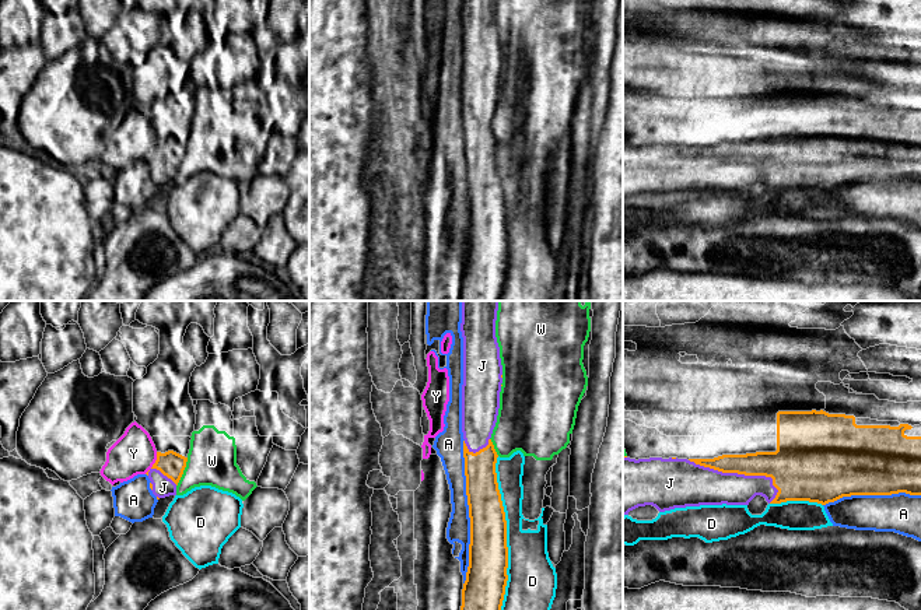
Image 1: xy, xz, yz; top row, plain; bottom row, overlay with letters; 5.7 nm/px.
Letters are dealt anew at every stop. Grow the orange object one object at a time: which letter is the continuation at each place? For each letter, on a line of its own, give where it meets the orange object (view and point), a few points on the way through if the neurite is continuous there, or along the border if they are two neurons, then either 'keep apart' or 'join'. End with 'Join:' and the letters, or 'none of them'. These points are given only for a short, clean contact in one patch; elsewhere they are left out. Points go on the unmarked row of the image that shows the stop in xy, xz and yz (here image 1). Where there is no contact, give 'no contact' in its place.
A: xz (469, 199) | keep apart
D: xz (505, 221) | keep apart
J: yz (736, 158) | join
W: xy (182, 158) | keep apart
Y: xy (154, 150) | along xy (157, 139), (156, 149), (144, 160) | keep apart
Join: J

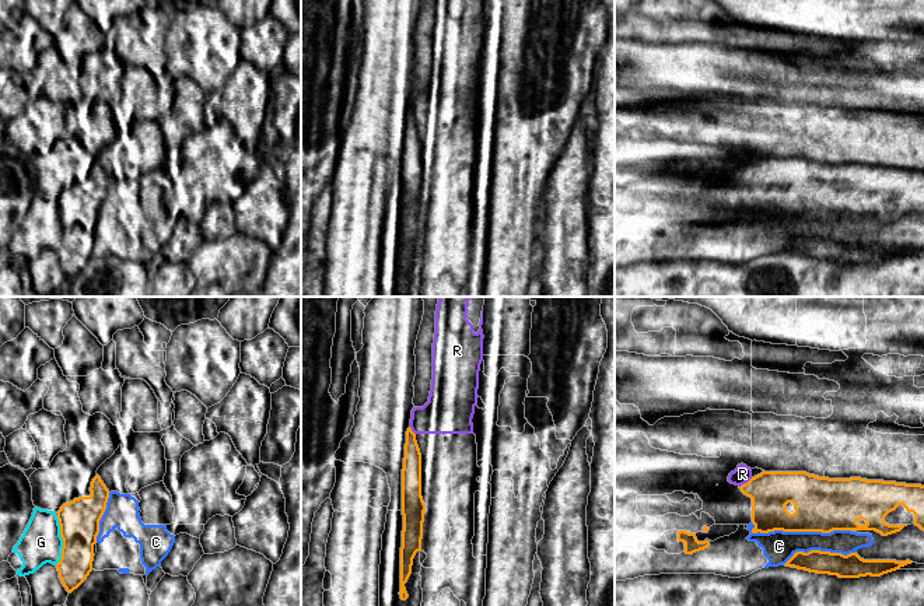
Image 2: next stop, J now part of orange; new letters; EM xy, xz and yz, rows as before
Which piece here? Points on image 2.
C: yz (797, 217) | keep apart
G: xy (63, 227) | keep apart
R: yz (745, 170) | along yz (752, 164), (739, 174) | keep apart
Join: none of them

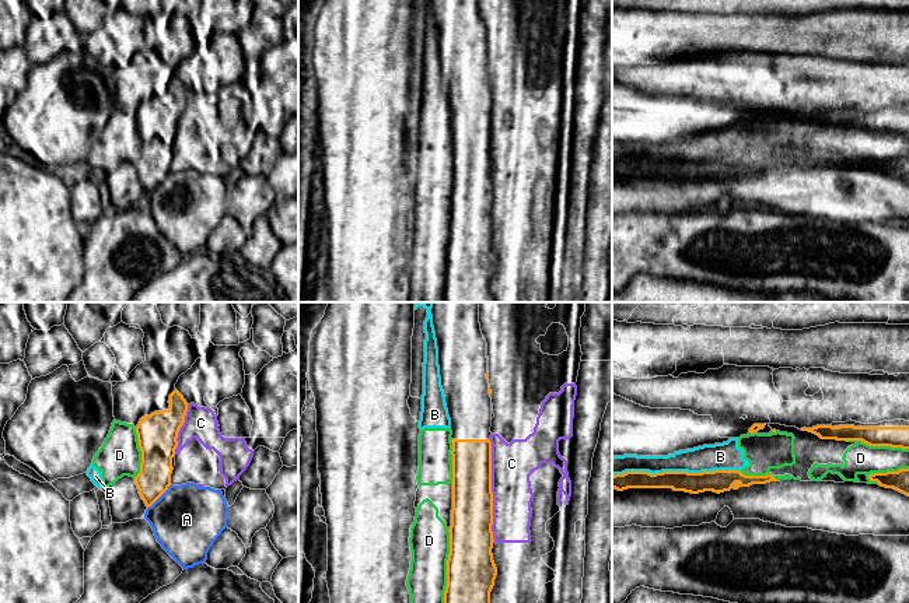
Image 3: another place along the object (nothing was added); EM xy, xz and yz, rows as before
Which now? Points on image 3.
A: xy (158, 183) | keep apart
B: yz (675, 158) | keep apart
C: xz (490, 175) | keep apart
D: xz (447, 260) | keep apart
Join: none of them

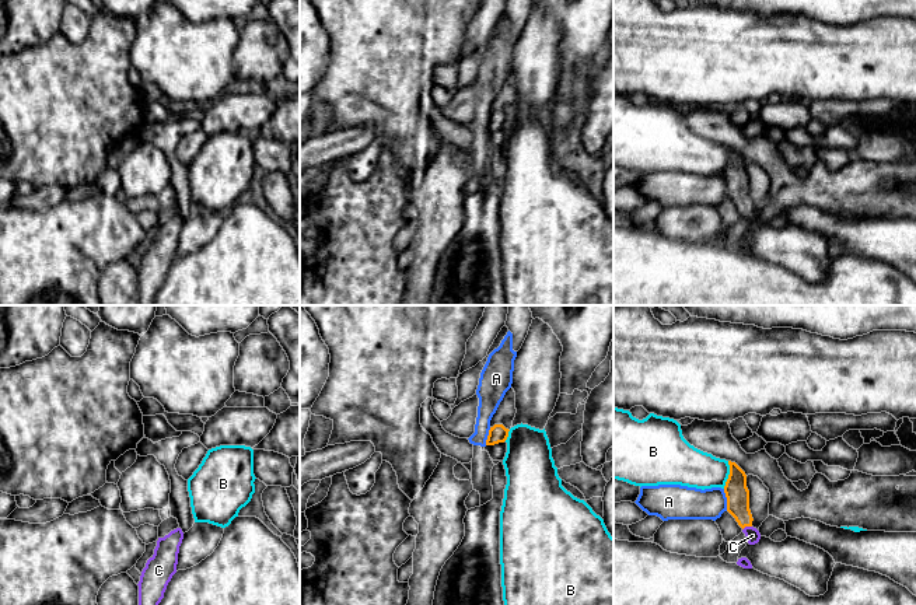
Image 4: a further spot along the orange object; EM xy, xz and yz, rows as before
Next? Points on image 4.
A: yz (727, 186) | along yz (723, 175), (727, 196) | keep apart
B: yz (729, 161) | keep apart
C: yz (747, 212) | across yz (737, 179), (737, 191), (747, 212), (752, 221) | join
Join: C

